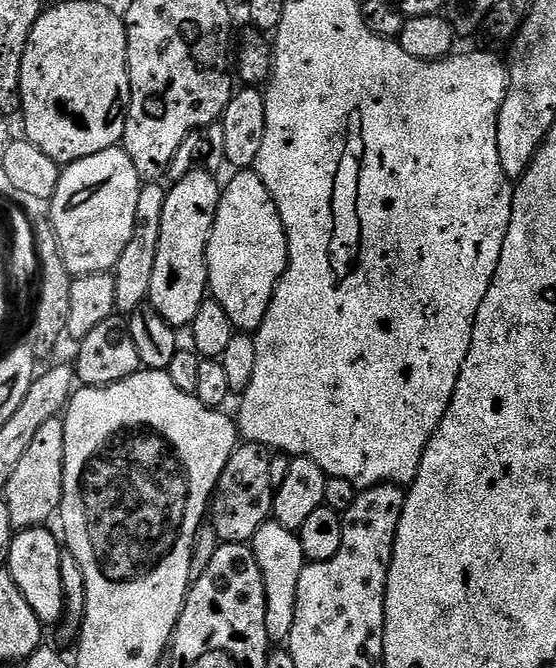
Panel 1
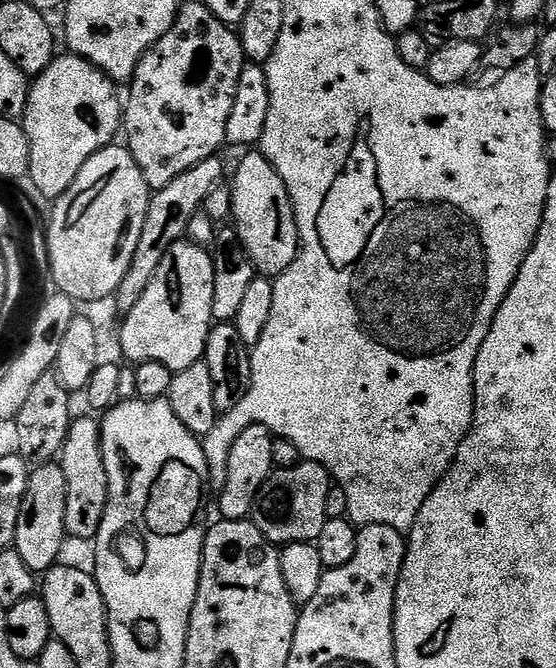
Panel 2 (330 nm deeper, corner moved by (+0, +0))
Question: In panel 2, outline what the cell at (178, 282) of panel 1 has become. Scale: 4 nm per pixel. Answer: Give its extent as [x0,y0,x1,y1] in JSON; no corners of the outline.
[120,239,216,373]

